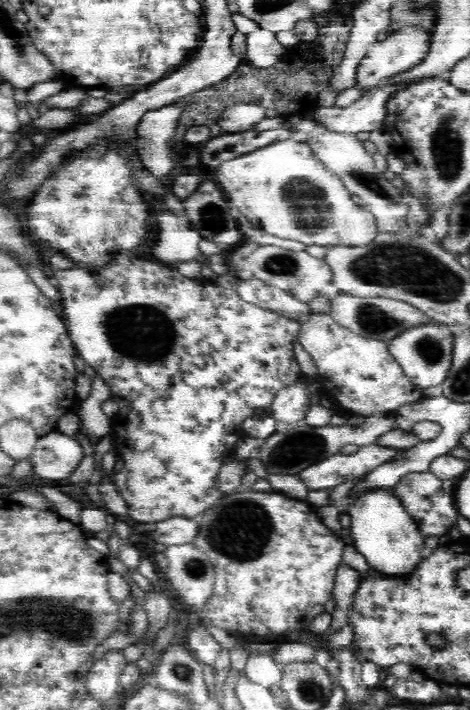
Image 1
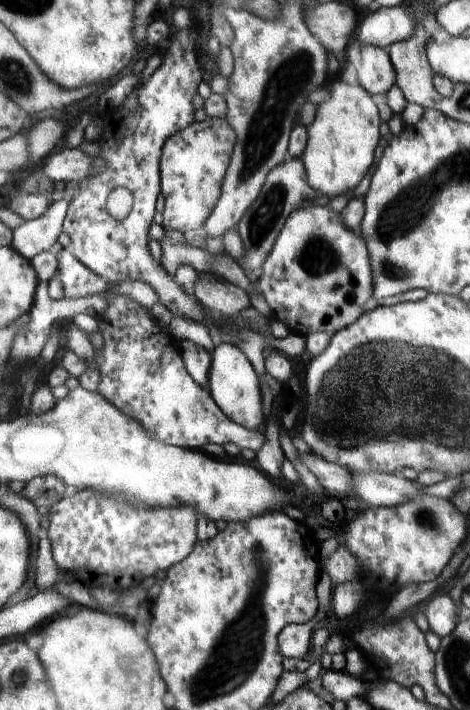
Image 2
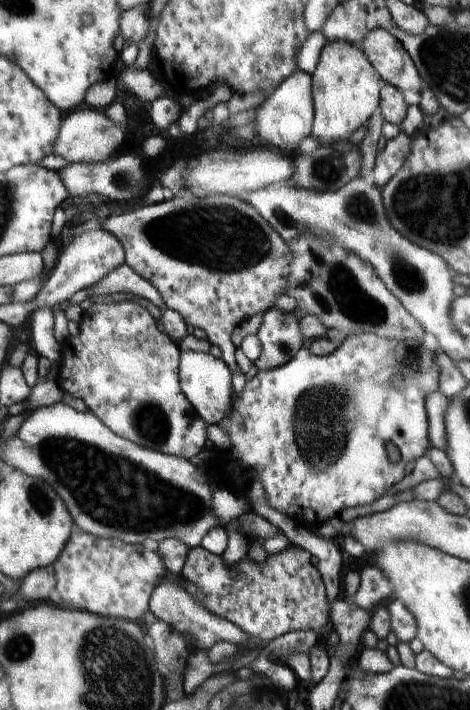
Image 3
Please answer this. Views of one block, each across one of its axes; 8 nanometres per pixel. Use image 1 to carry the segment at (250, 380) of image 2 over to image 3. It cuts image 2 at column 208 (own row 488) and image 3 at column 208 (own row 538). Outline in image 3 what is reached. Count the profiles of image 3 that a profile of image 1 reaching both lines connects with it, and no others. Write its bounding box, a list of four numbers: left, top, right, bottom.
[181,351,232,425]

